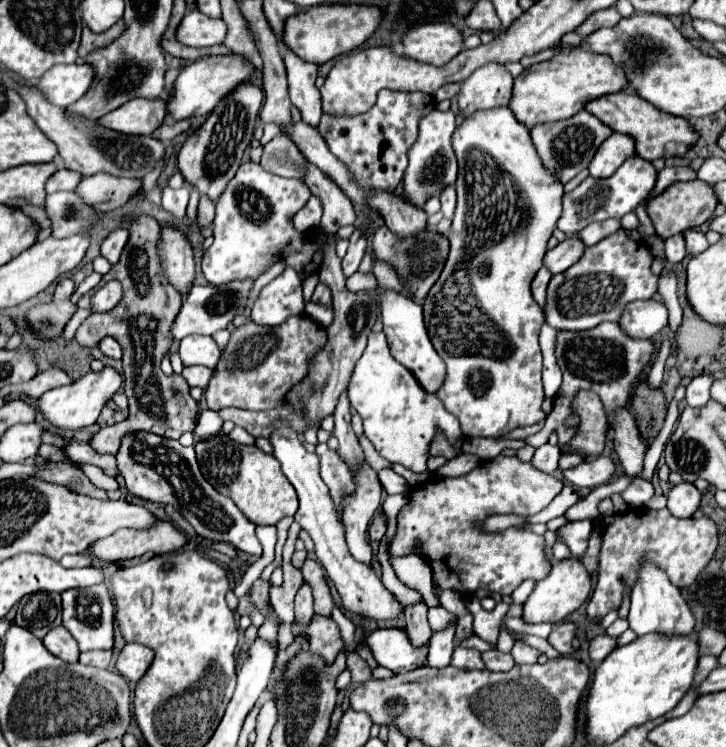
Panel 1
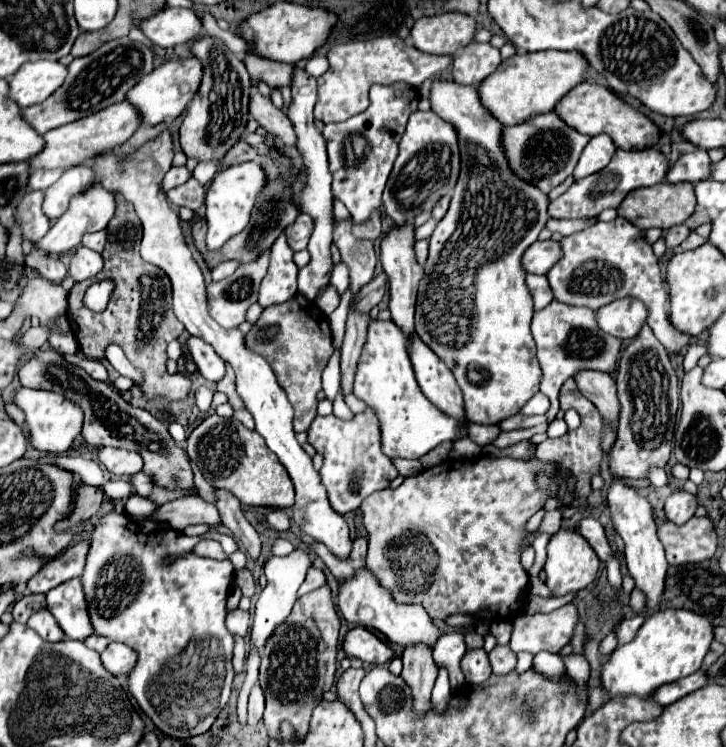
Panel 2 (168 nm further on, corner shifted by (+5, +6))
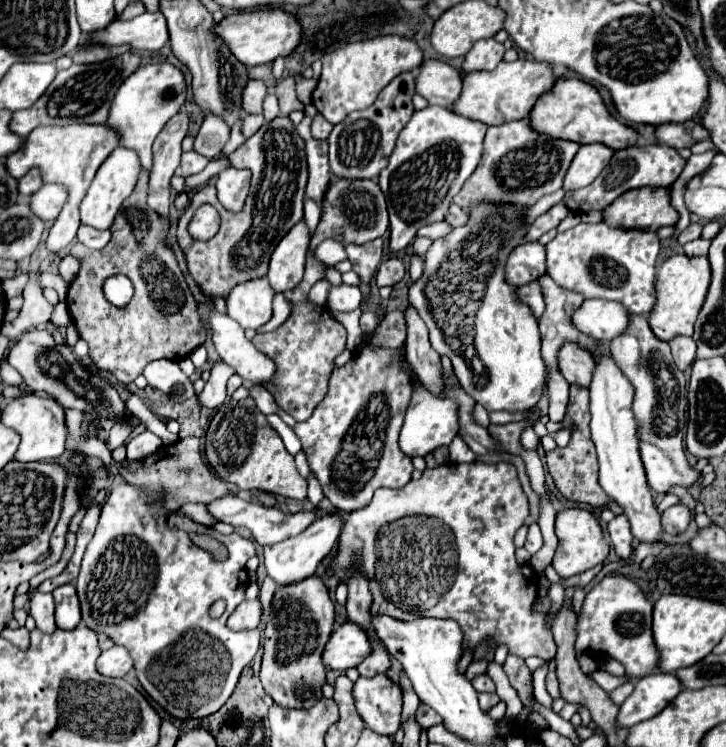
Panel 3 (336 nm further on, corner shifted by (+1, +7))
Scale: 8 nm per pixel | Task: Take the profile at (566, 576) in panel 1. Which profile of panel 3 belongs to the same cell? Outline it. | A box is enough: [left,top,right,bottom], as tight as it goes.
[551,508,609,578]

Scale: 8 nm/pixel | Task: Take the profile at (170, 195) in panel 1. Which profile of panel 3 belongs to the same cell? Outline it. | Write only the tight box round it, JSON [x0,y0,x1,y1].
[175,152,209,178]

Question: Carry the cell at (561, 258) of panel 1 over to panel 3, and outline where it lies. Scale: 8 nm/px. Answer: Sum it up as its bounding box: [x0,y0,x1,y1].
[507,242,547,286]

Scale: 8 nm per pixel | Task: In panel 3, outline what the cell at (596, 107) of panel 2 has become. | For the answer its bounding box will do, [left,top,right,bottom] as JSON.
[529,78,639,150]

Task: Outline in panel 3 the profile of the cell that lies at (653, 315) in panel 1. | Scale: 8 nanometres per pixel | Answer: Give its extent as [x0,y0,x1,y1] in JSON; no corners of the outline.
[573,300,629,342]

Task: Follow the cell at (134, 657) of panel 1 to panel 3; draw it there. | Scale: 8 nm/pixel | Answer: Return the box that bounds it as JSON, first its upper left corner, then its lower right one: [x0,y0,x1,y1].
[97,646,133,678]

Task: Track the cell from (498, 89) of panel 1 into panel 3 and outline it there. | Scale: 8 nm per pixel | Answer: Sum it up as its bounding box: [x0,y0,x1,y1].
[463,38,503,72]

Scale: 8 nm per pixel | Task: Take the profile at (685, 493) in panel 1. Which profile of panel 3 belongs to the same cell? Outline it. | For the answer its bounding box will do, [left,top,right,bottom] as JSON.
[661,502,691,534]

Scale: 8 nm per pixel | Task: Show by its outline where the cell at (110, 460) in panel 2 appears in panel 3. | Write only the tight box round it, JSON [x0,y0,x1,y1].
[125,432,163,460]

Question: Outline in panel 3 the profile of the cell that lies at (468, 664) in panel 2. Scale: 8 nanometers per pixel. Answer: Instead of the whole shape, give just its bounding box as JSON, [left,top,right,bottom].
[471,674,495,692]

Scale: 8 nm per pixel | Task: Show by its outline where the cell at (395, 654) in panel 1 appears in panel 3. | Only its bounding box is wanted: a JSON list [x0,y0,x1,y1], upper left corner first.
[323,622,371,670]

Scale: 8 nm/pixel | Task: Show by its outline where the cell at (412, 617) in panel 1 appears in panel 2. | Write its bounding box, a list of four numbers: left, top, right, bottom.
[403,645,437,717]

